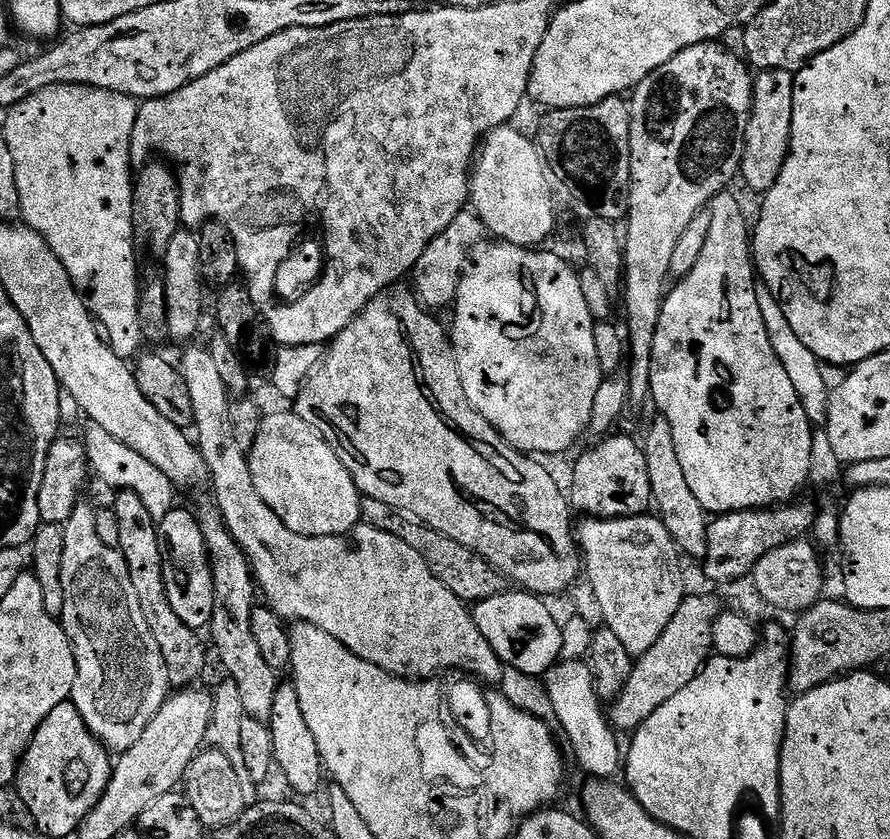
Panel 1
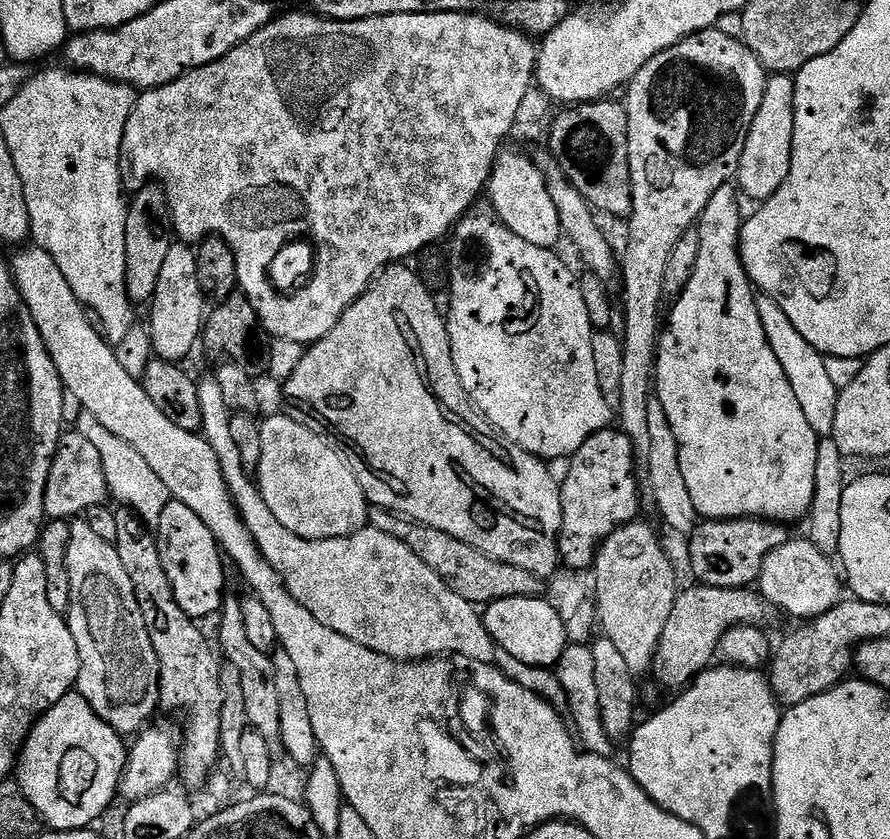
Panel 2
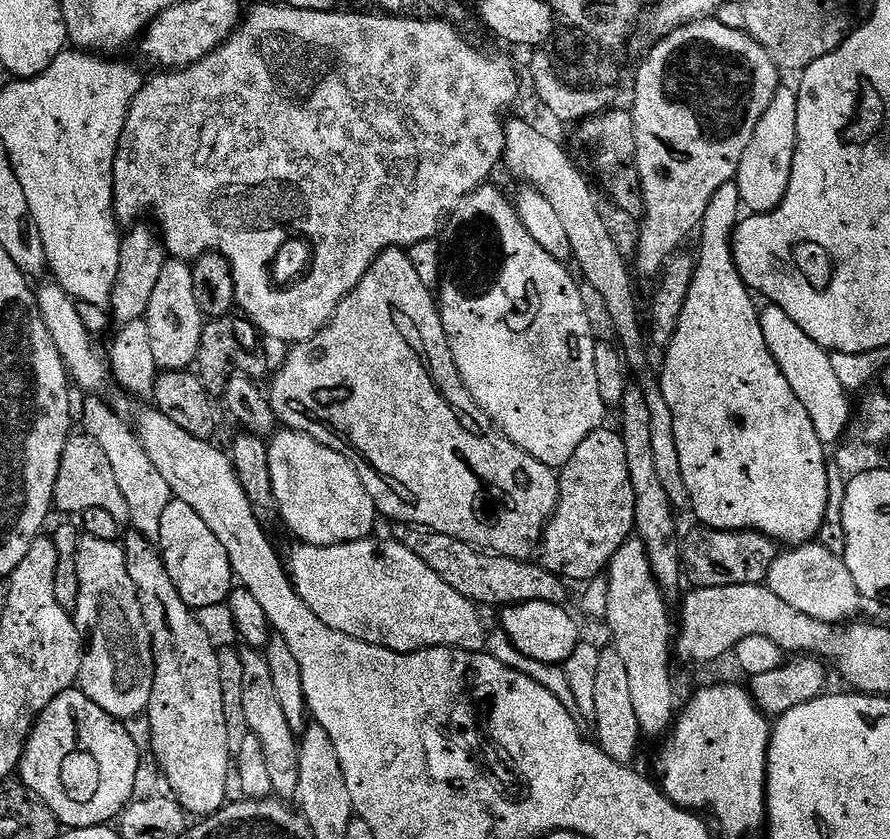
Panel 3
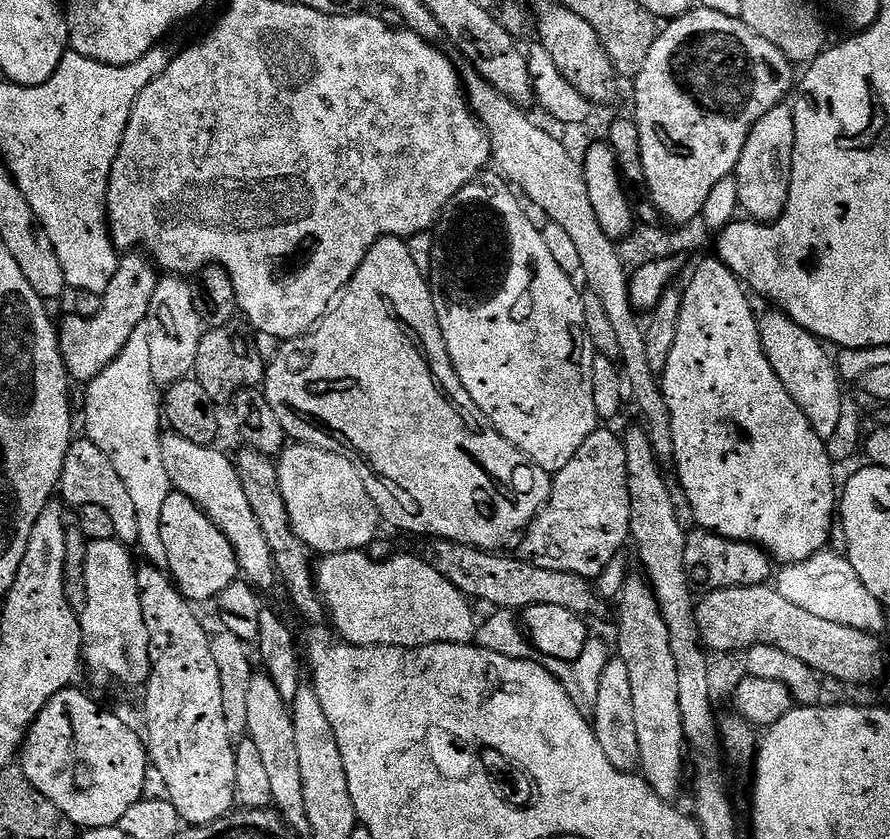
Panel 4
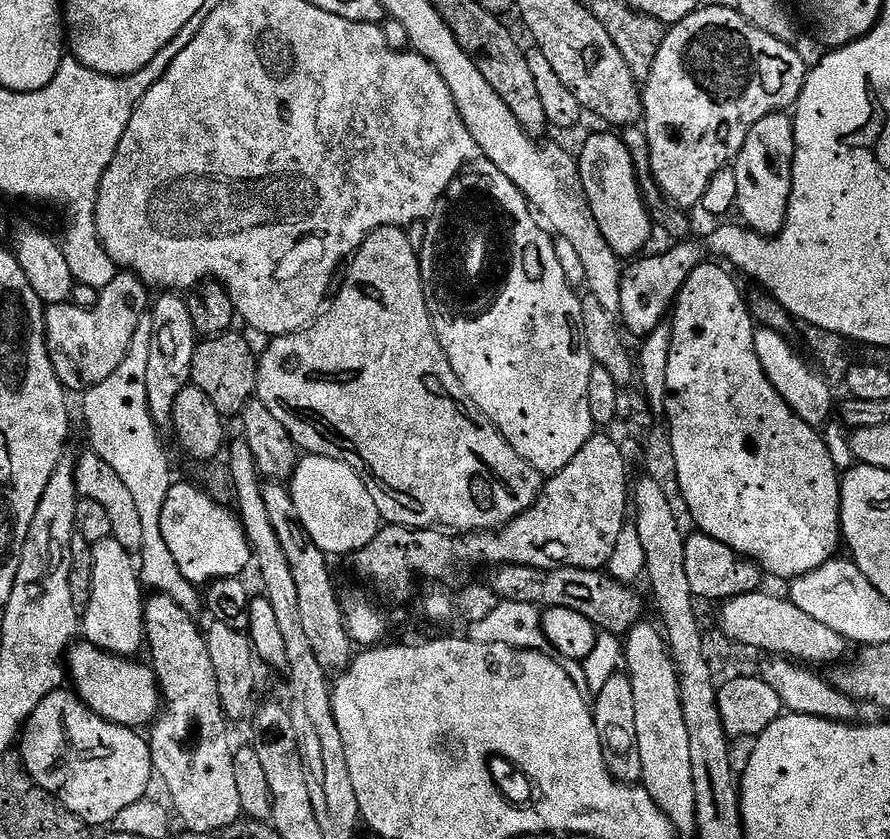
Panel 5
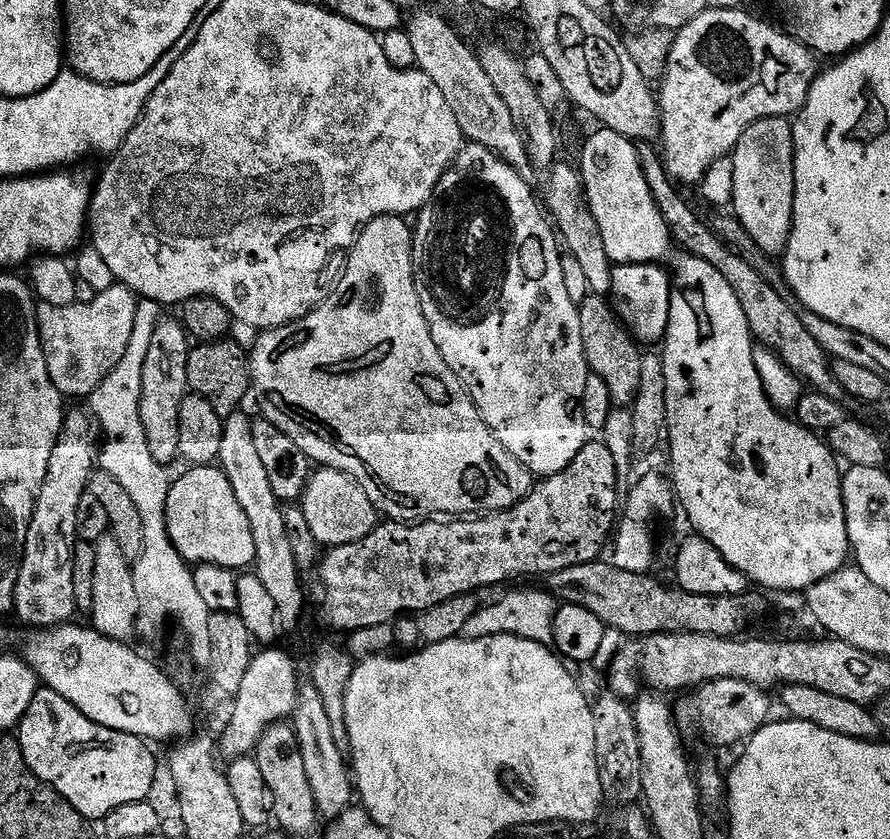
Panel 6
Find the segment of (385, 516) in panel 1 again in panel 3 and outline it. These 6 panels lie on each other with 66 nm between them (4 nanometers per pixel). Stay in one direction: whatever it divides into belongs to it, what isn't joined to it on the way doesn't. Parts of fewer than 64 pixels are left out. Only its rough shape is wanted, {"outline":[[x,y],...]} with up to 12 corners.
{"outline":[[395,525],[395,539],[477,606],[563,605],[544,565]]}

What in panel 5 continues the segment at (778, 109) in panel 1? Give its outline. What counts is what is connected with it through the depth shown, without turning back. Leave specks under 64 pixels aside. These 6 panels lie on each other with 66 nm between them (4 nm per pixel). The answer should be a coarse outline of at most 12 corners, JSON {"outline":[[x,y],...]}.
{"outline":[[771,112],[734,161],[739,219],[777,236],[790,206],[792,116]]}

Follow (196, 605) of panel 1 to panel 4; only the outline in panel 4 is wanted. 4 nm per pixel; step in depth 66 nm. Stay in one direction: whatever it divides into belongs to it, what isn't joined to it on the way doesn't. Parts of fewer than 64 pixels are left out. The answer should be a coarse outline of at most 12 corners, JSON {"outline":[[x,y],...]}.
{"outline":[[193,500],[162,506],[166,568],[186,600],[239,577],[229,540]]}

